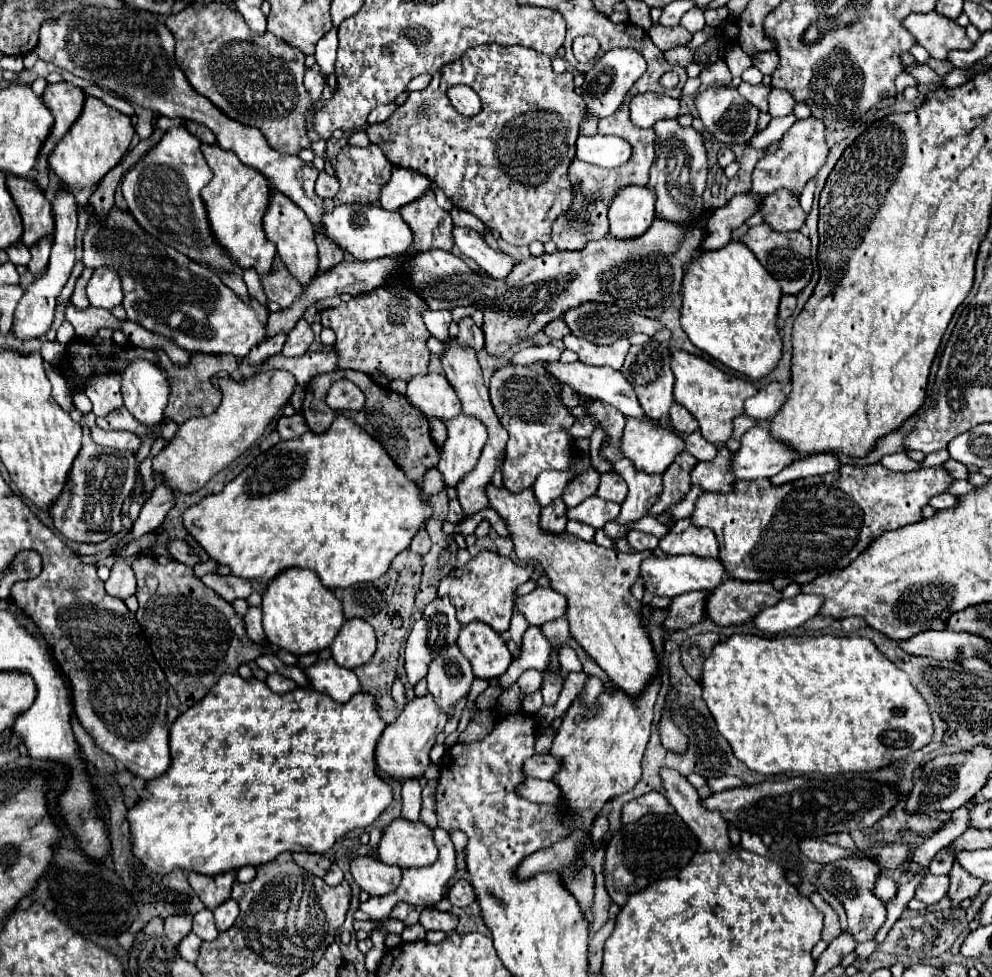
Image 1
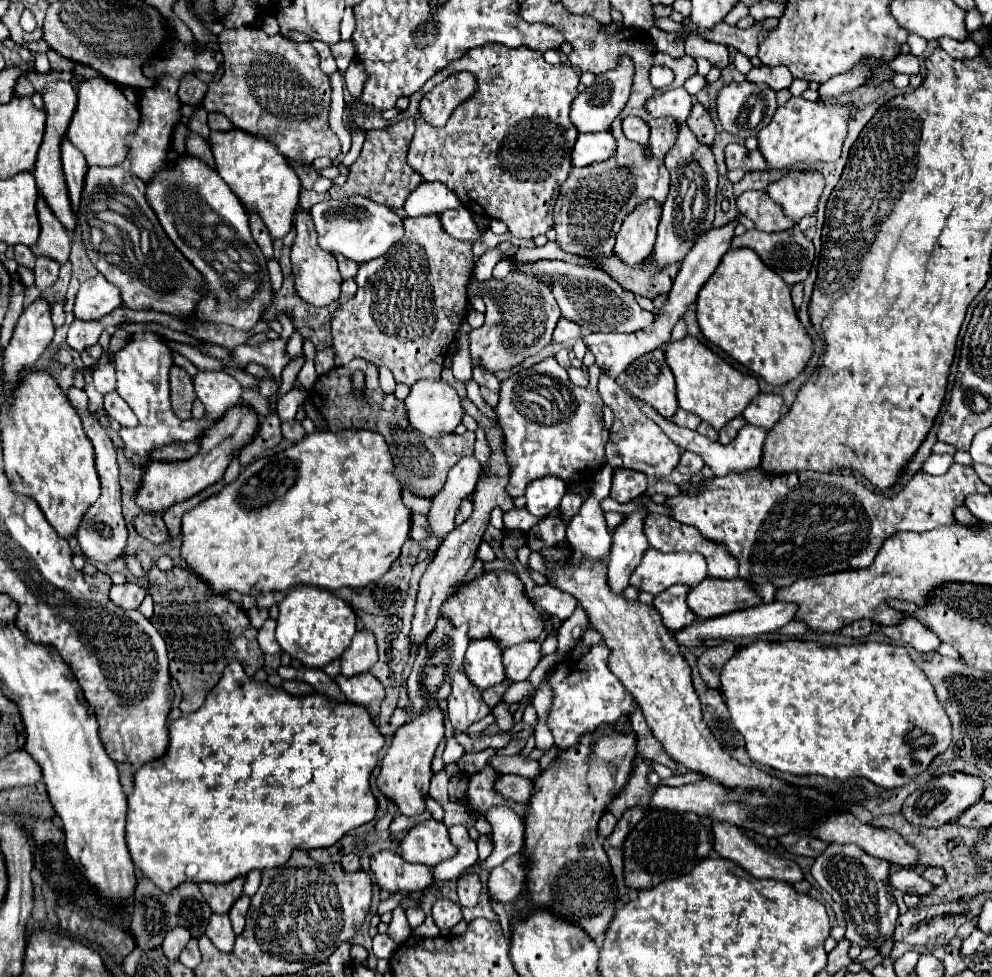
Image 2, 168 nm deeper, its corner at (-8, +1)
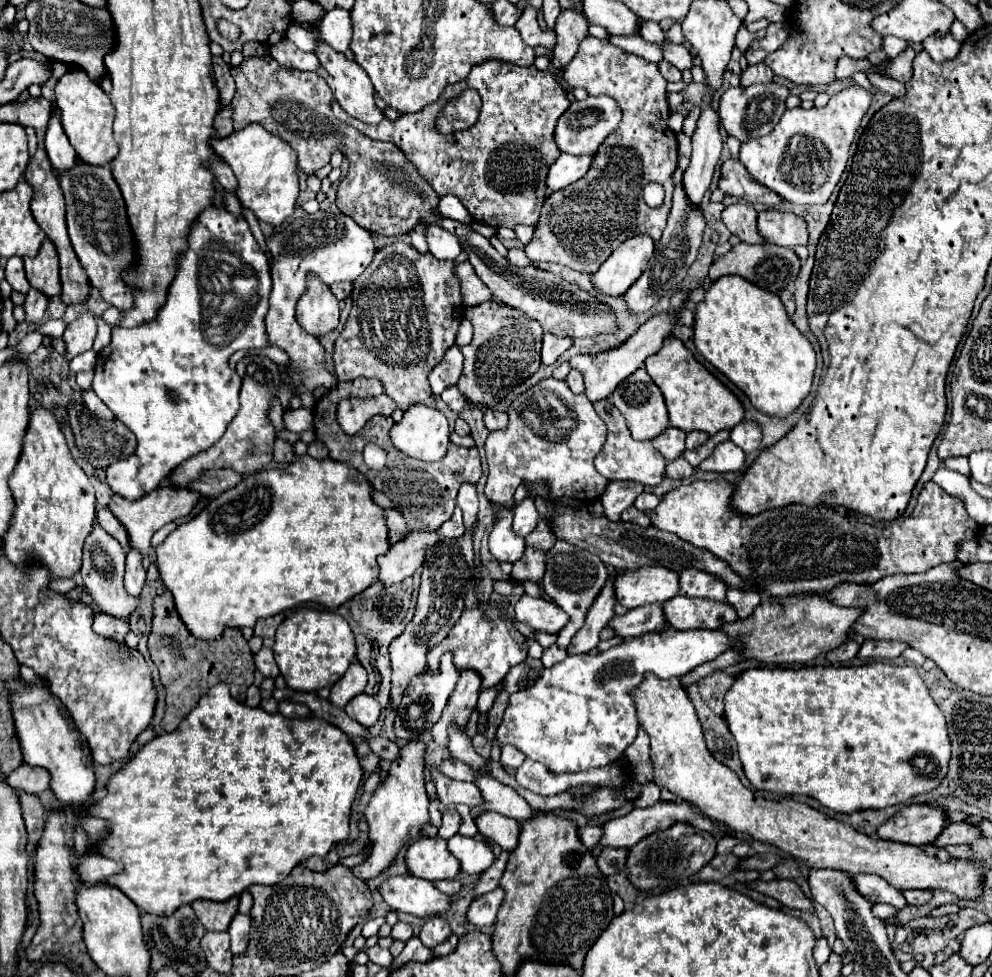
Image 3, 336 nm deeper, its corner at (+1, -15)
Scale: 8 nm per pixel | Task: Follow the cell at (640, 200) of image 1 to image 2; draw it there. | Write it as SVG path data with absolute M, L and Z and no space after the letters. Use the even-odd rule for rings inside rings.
M647 200L643 206L637 206L621 224L613 254L627 266L645 262L653 250L659 220L661 206L655 200Z

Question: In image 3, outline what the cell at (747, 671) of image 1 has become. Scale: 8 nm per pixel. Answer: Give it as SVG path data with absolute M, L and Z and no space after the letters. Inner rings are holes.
M870 662L860 664L854 668L844 666L808 666L808 668L750 668L742 672L732 688L728 688L724 696L724 718L728 722L728 728L738 744L738 756L744 768L746 778L750 784L758 790L766 792L778 792L778 794L804 794L816 798L824 808L830 808L834 812L850 814L854 810L868 810L868 808L888 808L902 804L910 800L912 796L918 796L922 792L928 792L940 784L940 780L948 772L948 760L950 760L950 740L944 716L940 708L934 704L926 684L918 676L914 666L908 664L888 664L888 662Z

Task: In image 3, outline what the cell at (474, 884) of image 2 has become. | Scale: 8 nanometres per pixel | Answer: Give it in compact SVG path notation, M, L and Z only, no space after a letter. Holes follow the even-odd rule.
M436 880L434 886L436 886L440 892L448 894L448 896L458 896L460 890L462 890L462 884L460 884L458 880Z

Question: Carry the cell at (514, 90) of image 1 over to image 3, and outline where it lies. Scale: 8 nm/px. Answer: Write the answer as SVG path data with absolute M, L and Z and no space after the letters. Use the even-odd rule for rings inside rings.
M484 60L484 64L472 68L468 80L444 88L444 96L436 100L436 104L428 104L428 108L414 114L404 114L398 120L382 120L378 126L368 126L348 116L336 100L332 102L332 112L338 120L354 126L372 140L394 142L416 170L420 170L420 176L426 176L438 196L458 196L476 222L514 230L518 224L538 224L540 208L548 194L544 180L552 160L560 156L560 148L552 142L552 132L556 120L568 106L570 100L552 72L536 70L536 66L522 68L500 60ZM468 88L482 96L478 122L462 132L438 134L434 128L436 114L444 108L448 98Z

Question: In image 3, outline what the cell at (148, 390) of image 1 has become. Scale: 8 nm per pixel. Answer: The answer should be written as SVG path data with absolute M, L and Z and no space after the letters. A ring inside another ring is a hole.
M218 206L204 208L200 218L192 222L186 252L178 256L176 278L170 284L166 304L158 310L158 316L136 328L114 328L110 346L98 352L92 390L138 440L132 456L116 460L106 468L106 482L112 492L130 500L152 492L176 466L196 456L196 452L210 448L224 434L238 412L238 392L242 384L242 378L228 368L228 358L240 350L268 346L264 318L270 290L268 260L256 244L248 222ZM168 390L176 394L176 404L170 402Z

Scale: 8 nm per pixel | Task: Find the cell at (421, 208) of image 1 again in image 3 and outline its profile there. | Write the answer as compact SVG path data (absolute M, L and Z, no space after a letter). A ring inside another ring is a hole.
M394 242L376 252L372 264L354 282L352 310L334 344L334 376L338 382L354 378L378 378L384 384L384 394L390 396L400 410L426 402L432 396L428 372L440 364L444 352L456 342L458 326L466 314L460 282L454 274L454 260L436 260L430 252L420 254L406 242Z

